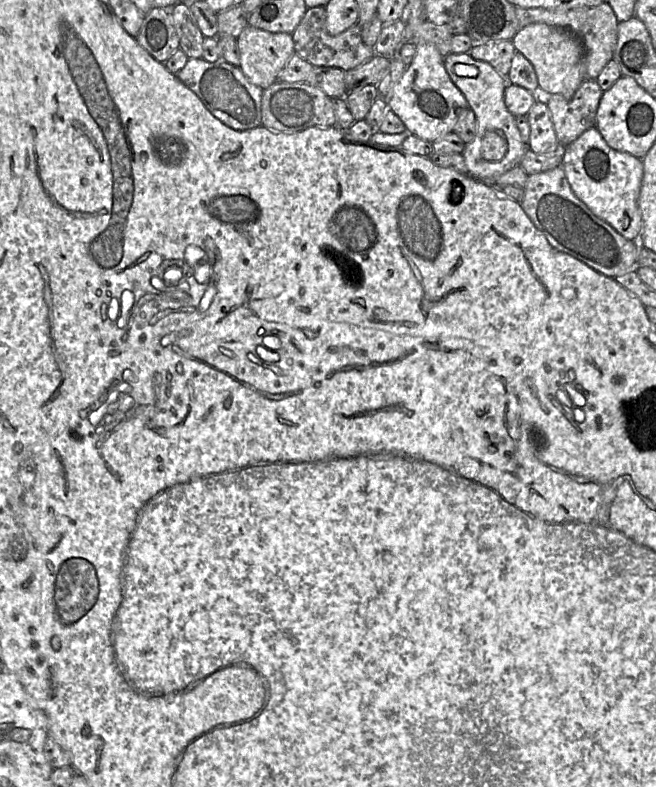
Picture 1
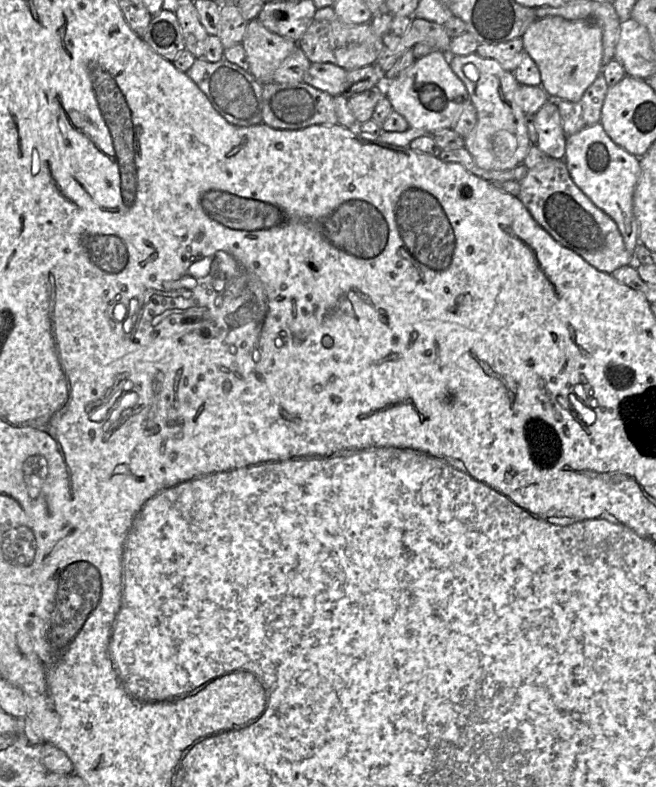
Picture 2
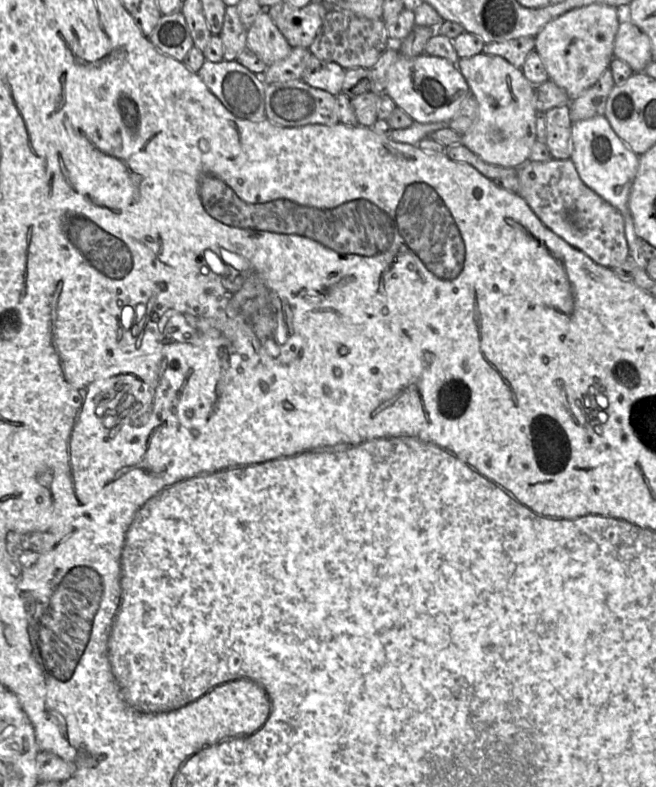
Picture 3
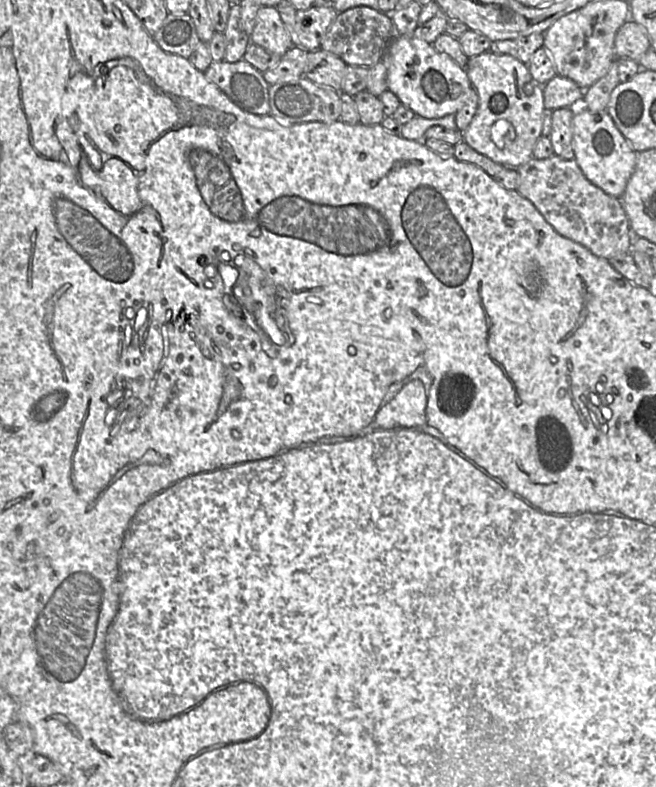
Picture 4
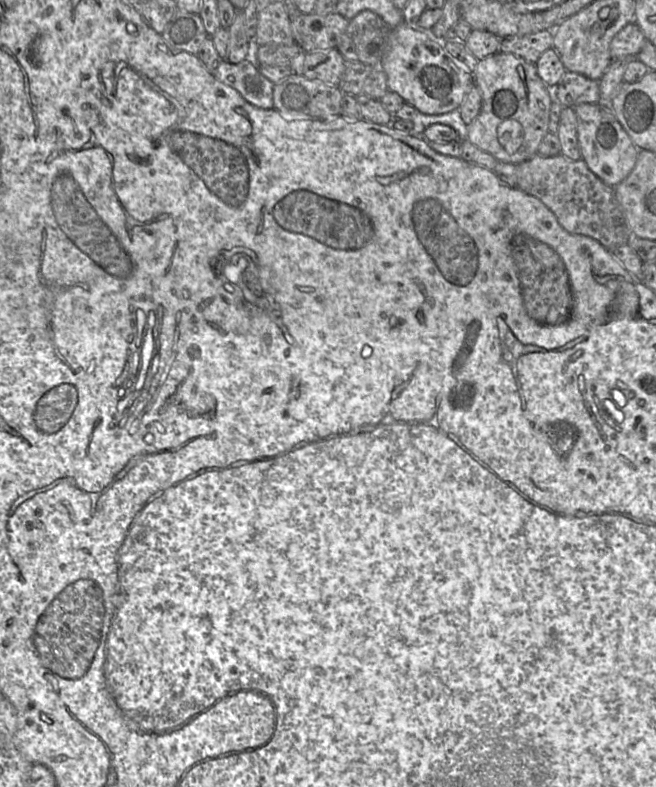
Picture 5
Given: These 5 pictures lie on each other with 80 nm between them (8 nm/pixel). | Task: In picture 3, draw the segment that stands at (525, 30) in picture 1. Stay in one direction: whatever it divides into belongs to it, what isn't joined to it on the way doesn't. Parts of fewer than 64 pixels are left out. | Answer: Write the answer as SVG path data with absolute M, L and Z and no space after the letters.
M590 4L553 19L535 36L534 50L539 54L549 80L563 88L570 101L580 97L609 68L614 58L614 40L621 21L620 9Z

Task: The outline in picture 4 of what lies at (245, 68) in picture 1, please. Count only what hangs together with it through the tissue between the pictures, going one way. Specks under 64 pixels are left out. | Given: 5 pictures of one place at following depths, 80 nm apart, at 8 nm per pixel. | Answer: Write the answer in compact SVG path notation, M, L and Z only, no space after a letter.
M275 6L259 8L250 41L280 56L294 46Z

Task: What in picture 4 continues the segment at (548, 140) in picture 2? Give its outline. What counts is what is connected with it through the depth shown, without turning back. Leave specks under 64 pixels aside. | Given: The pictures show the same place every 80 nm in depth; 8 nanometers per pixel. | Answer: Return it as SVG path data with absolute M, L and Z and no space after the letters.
M569 107L552 111L552 128L549 135L554 155L564 159L574 159L572 118L573 112Z

